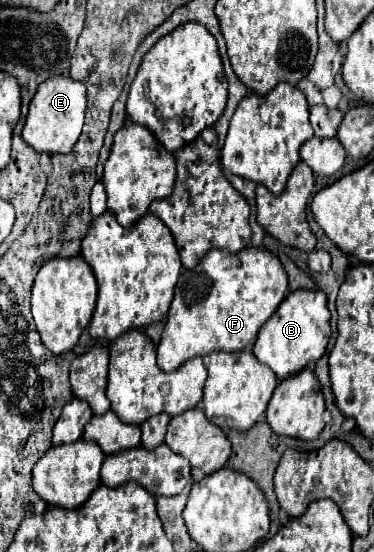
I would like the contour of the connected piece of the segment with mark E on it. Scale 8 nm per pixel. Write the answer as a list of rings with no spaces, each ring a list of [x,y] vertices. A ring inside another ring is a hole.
[[[69,75],[51,77],[43,85],[39,85],[39,91],[35,93],[29,105],[27,121],[23,127],[23,139],[37,153],[49,155],[71,153],[83,129],[83,115],[85,115],[85,85],[81,81],[71,79]]]

